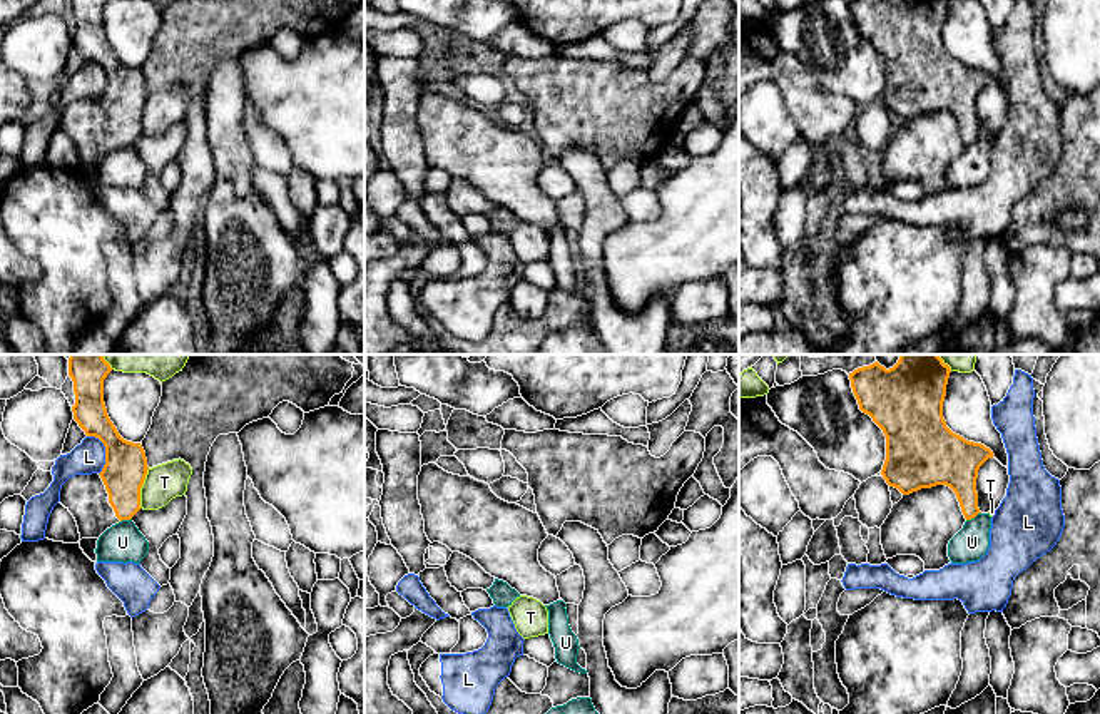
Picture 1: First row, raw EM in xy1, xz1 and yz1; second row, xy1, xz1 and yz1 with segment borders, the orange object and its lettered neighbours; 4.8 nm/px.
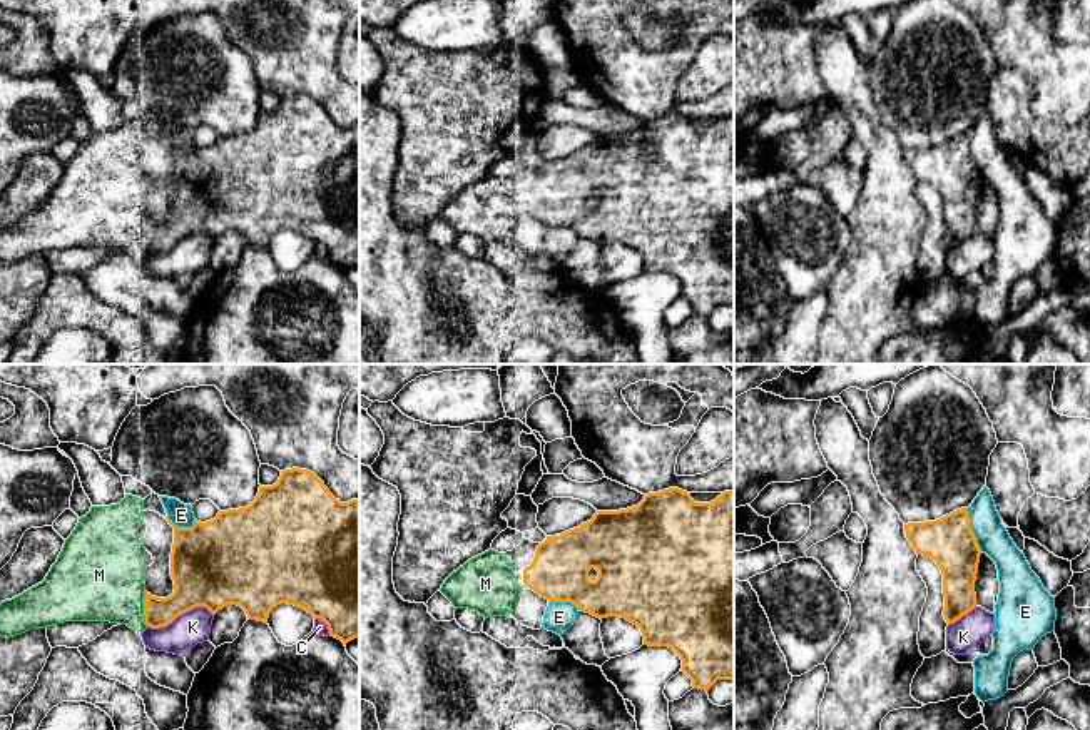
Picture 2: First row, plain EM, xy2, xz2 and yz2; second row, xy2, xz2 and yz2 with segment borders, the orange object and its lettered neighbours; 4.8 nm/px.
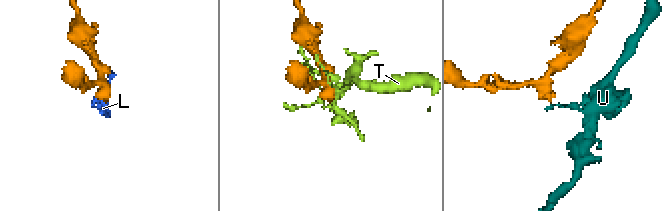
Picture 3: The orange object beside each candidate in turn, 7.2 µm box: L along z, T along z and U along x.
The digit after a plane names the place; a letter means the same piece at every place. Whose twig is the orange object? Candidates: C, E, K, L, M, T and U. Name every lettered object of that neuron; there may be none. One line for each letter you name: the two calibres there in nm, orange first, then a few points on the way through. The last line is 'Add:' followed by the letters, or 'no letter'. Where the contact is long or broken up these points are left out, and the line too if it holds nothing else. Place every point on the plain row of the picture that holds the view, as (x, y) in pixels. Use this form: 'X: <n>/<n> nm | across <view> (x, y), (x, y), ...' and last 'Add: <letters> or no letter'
M: 160/400 nm
Add: M

